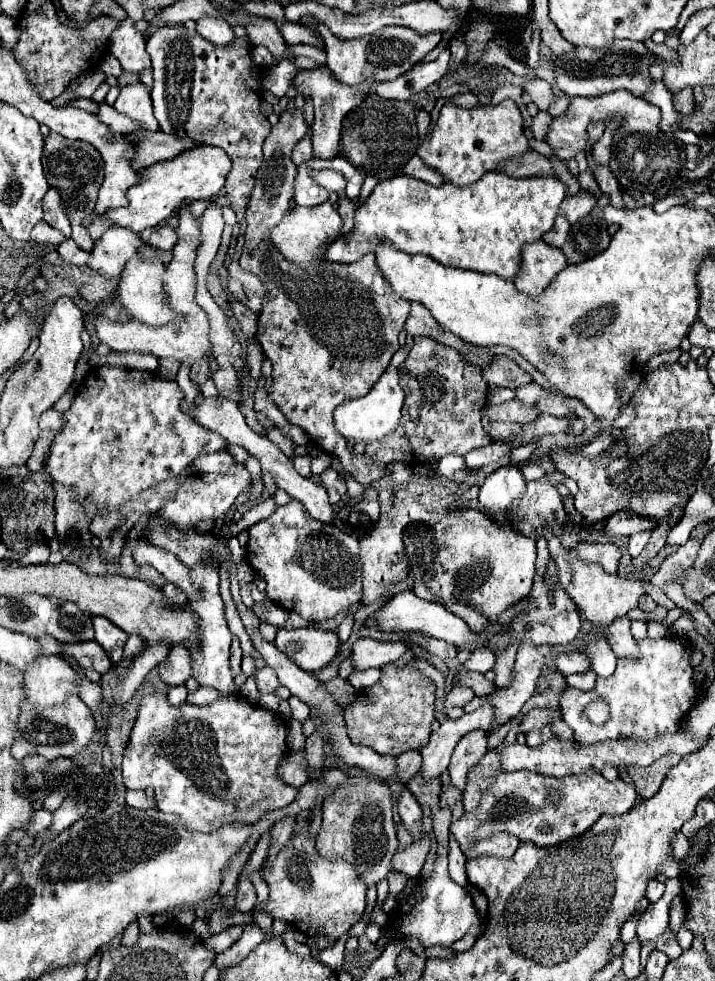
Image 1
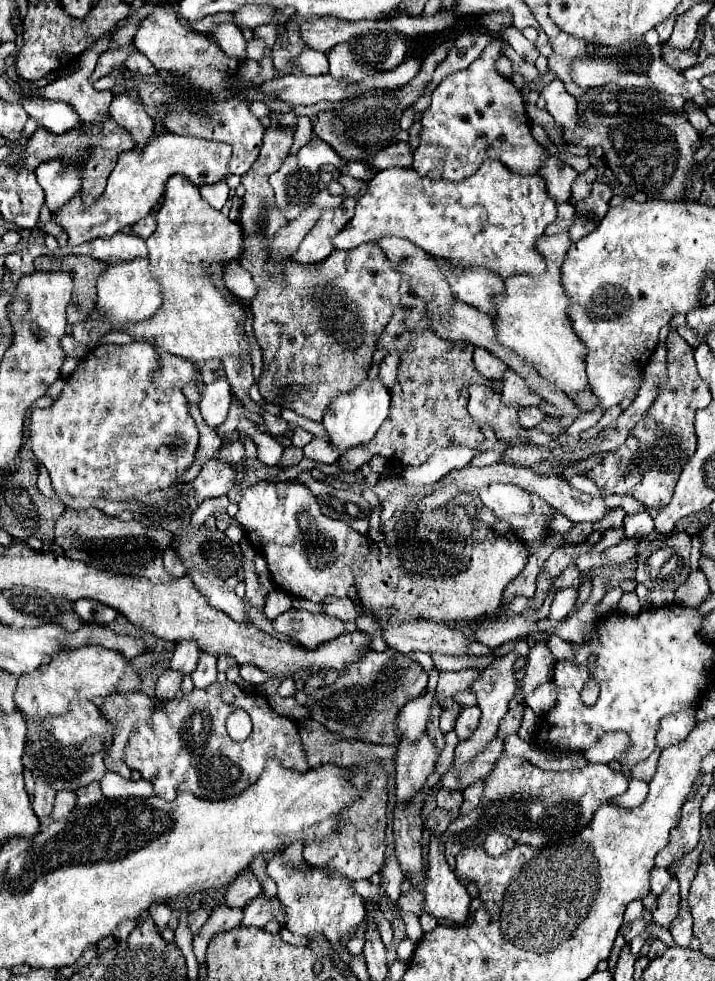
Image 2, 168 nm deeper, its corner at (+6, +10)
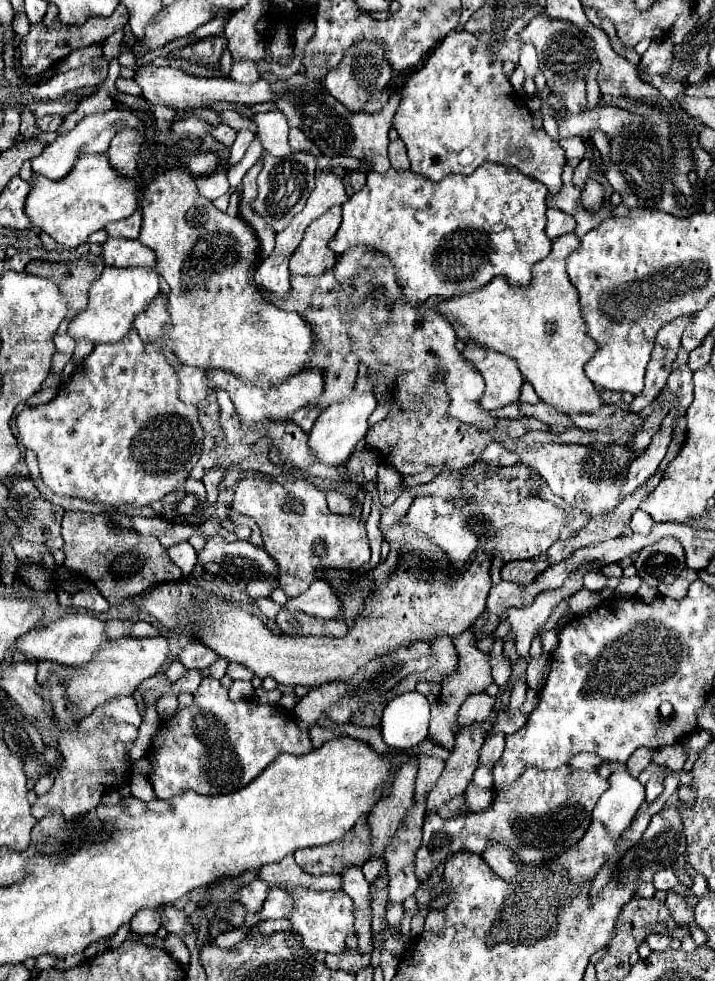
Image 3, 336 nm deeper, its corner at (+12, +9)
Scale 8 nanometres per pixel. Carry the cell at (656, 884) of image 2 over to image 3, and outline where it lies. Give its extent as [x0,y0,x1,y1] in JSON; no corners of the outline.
[653,868,679,890]

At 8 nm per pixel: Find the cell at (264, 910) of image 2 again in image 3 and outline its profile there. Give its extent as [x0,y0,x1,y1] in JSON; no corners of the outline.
[259,888,291,920]

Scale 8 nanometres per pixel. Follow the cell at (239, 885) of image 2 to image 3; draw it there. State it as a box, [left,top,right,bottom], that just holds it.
[239,878,269,912]

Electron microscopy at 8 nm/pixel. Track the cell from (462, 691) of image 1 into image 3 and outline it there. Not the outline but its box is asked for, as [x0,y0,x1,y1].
[415,754,445,802]

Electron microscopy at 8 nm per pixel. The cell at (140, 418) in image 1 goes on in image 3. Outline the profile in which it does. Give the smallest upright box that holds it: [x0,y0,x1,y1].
[17,328,205,506]

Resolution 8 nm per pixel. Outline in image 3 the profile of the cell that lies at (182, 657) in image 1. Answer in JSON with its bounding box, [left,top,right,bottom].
[179,640,219,670]

